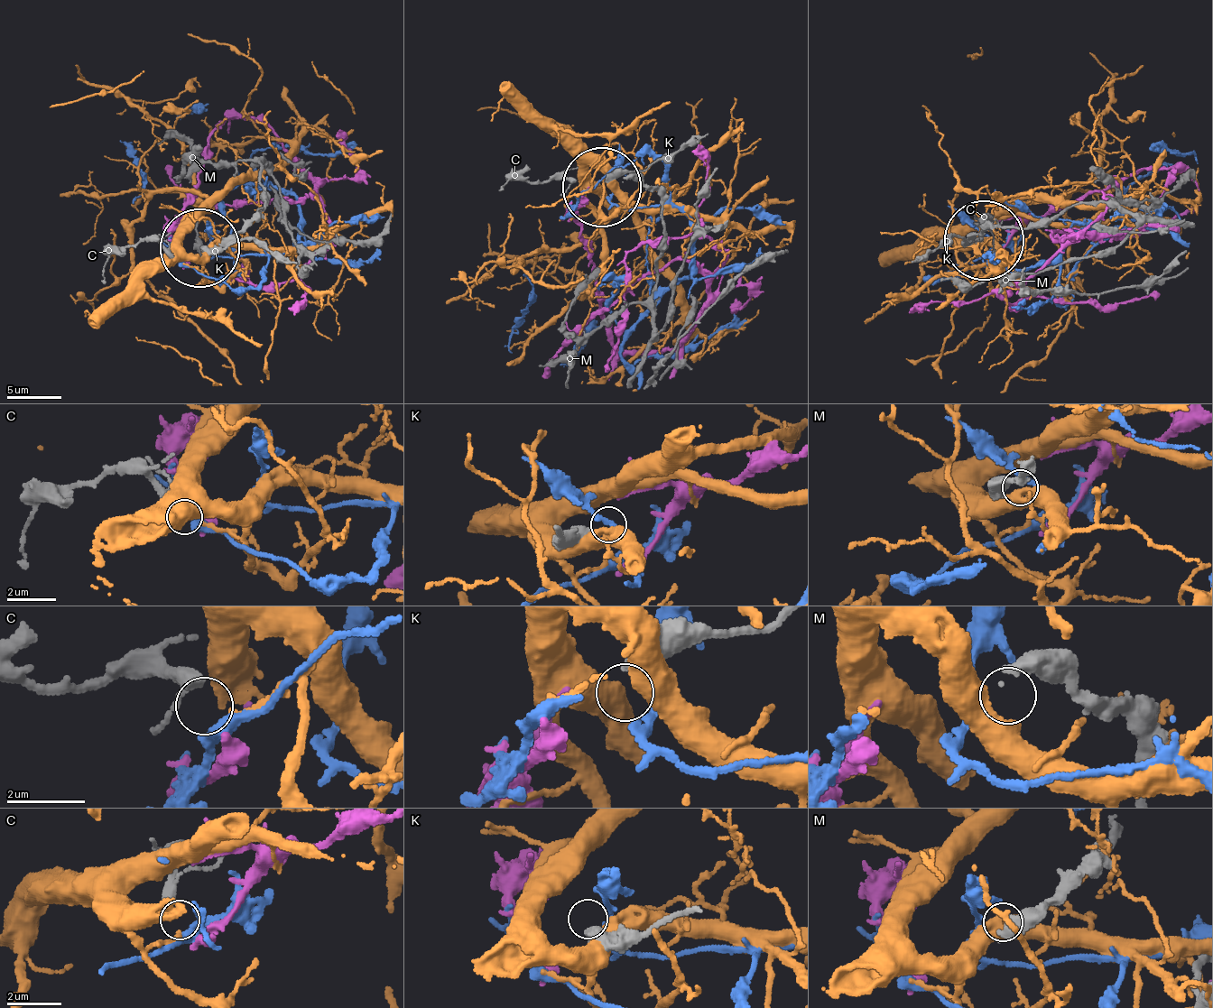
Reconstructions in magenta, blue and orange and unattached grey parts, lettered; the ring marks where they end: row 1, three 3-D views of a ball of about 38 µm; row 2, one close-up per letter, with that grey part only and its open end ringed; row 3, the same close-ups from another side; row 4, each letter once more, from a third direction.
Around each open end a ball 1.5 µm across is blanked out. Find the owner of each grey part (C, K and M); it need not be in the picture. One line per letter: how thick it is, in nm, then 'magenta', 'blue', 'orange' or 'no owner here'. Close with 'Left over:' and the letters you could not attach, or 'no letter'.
C: 300 nm | no owner here
K: 480 nm | no owner here
M: 420 nm | no owner here
Left over: C, K, M

